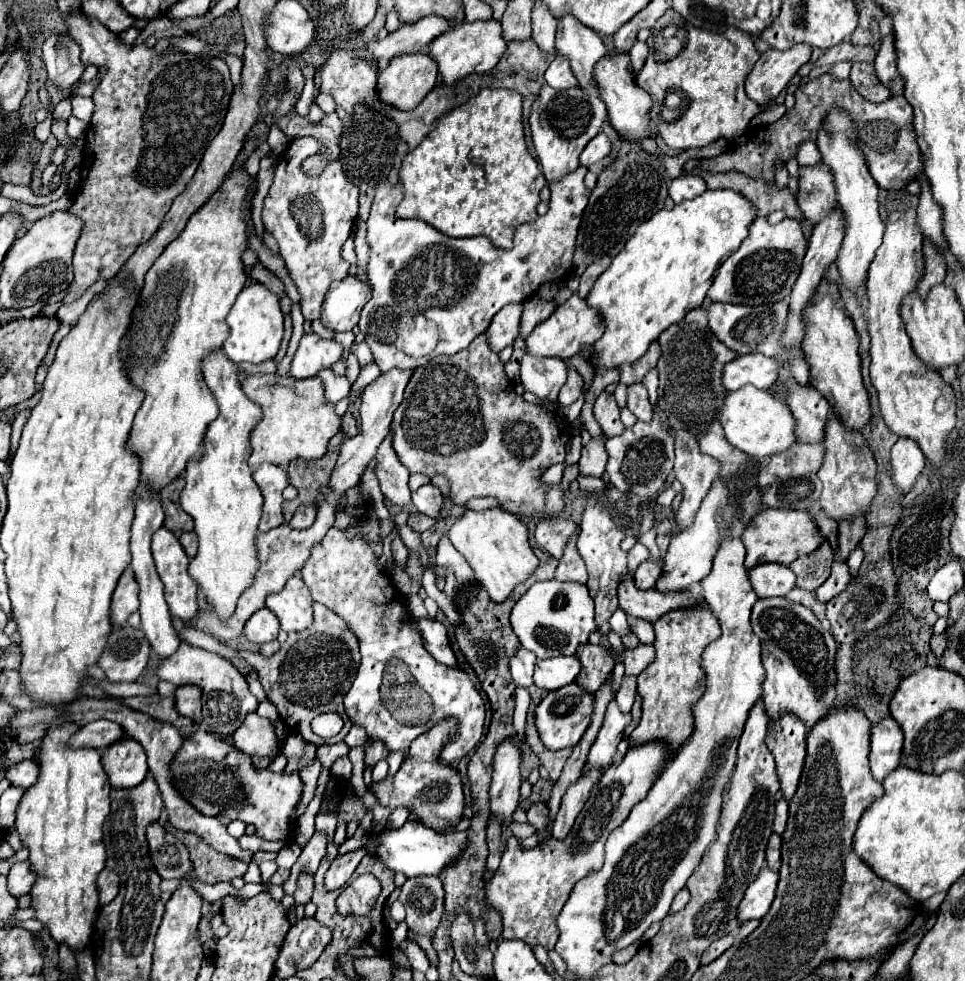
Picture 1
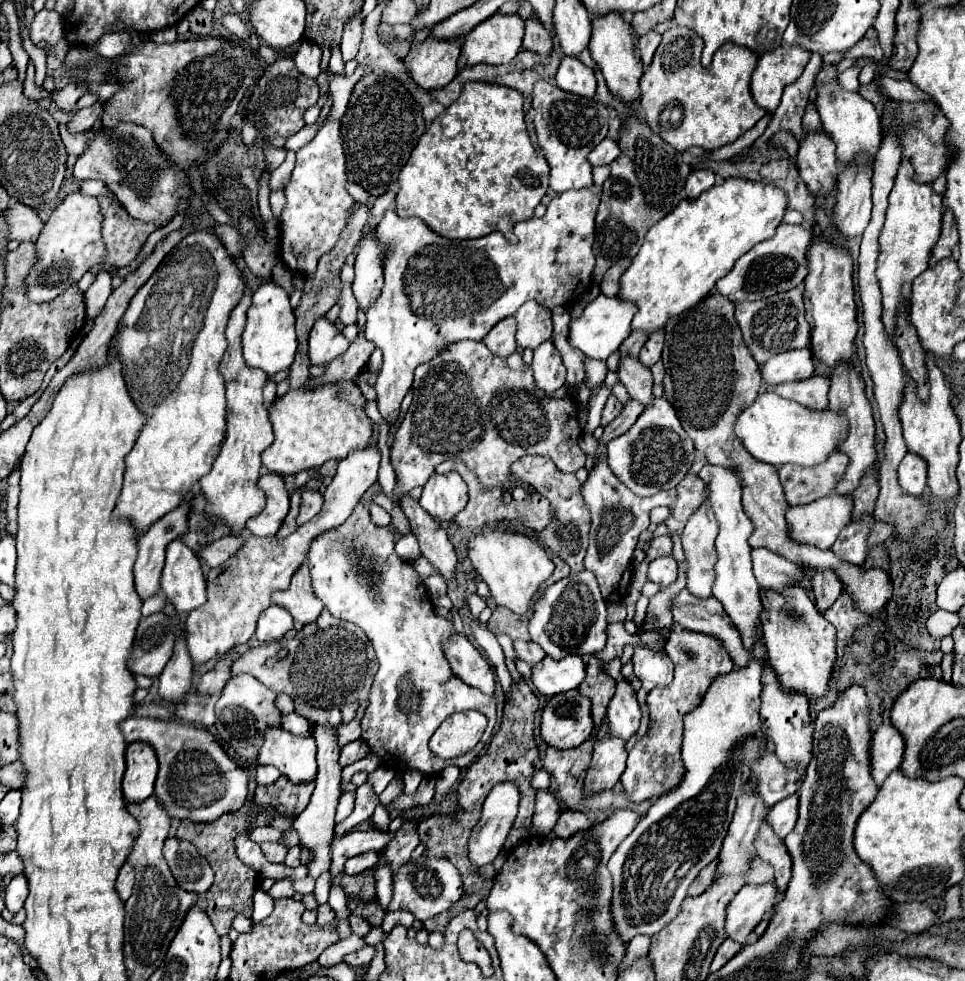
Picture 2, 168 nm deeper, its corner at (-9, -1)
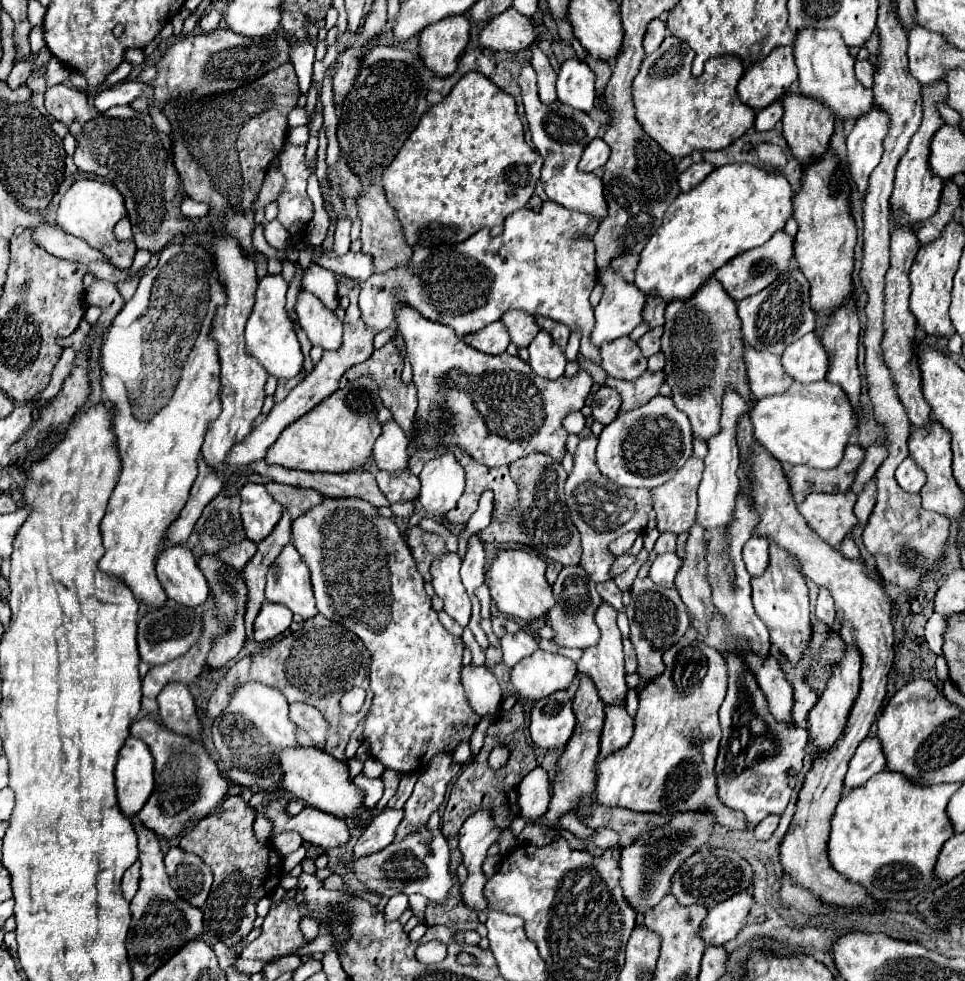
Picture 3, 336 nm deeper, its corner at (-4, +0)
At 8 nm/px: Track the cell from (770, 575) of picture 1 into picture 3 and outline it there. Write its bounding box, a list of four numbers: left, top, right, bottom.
[743,536,769,576]

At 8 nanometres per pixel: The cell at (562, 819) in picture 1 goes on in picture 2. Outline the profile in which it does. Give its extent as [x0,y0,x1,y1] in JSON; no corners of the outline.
[584,737,626,797]

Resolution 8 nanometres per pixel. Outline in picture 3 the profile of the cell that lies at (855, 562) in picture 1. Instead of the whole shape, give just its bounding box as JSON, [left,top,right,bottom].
[895,458,925,494]

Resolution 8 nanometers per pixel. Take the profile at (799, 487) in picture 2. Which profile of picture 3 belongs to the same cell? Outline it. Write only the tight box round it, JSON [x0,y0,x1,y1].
[787,444,865,492]

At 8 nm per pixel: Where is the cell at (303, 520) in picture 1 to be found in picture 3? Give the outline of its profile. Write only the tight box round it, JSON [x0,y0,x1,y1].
[265,482,323,518]

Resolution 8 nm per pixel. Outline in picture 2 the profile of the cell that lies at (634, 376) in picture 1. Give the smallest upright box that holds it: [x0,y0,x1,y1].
[640,331,664,367]

